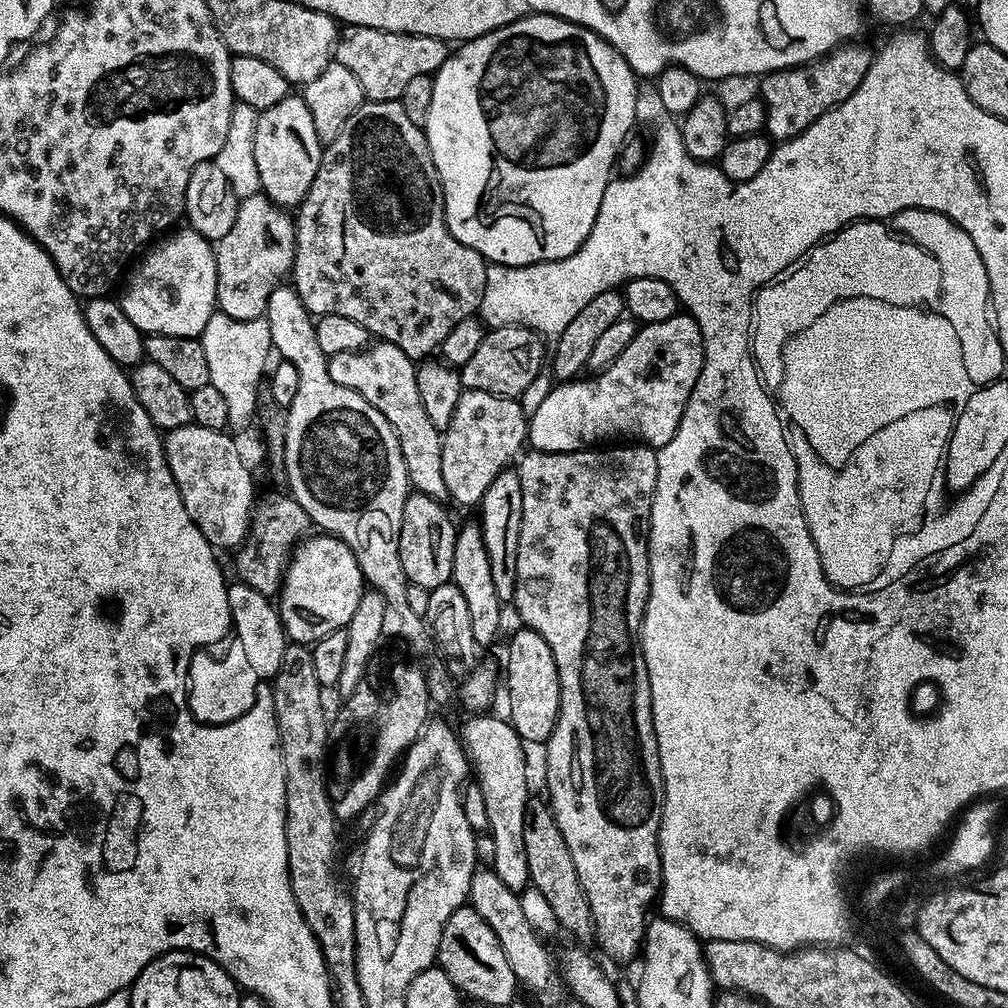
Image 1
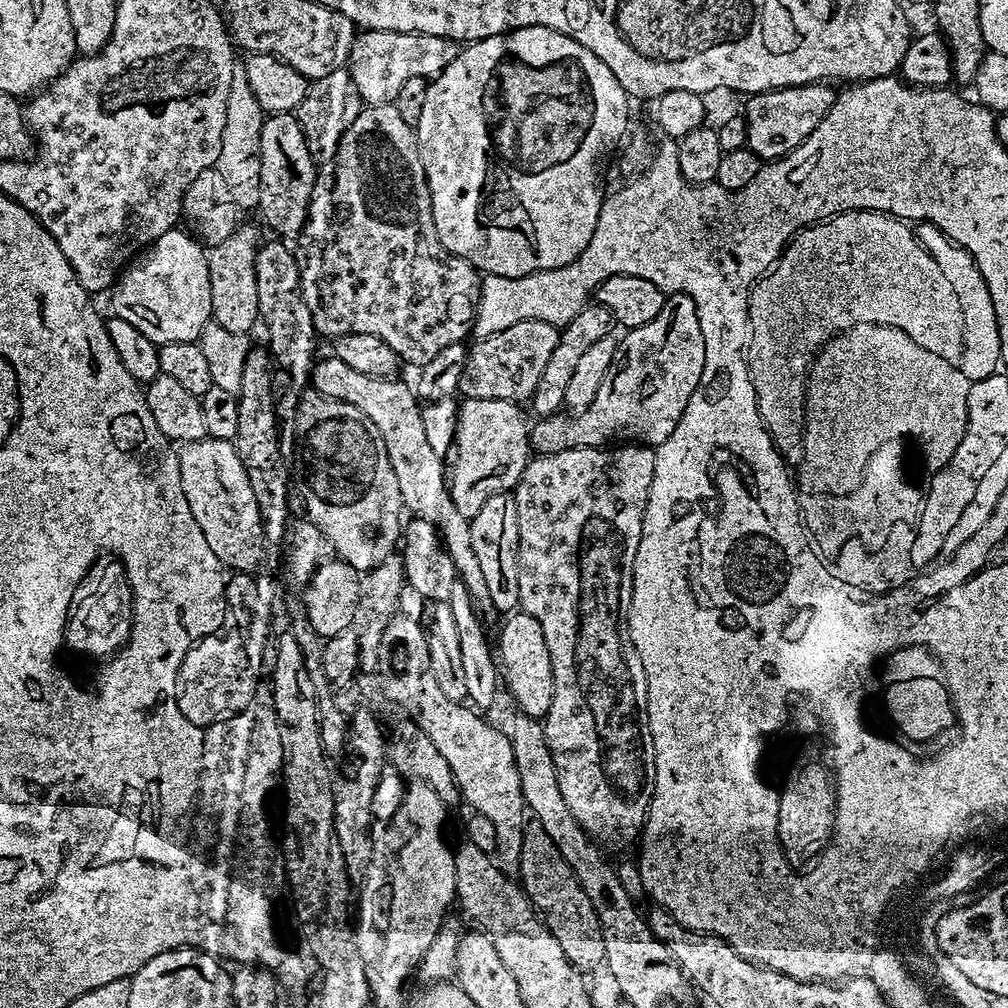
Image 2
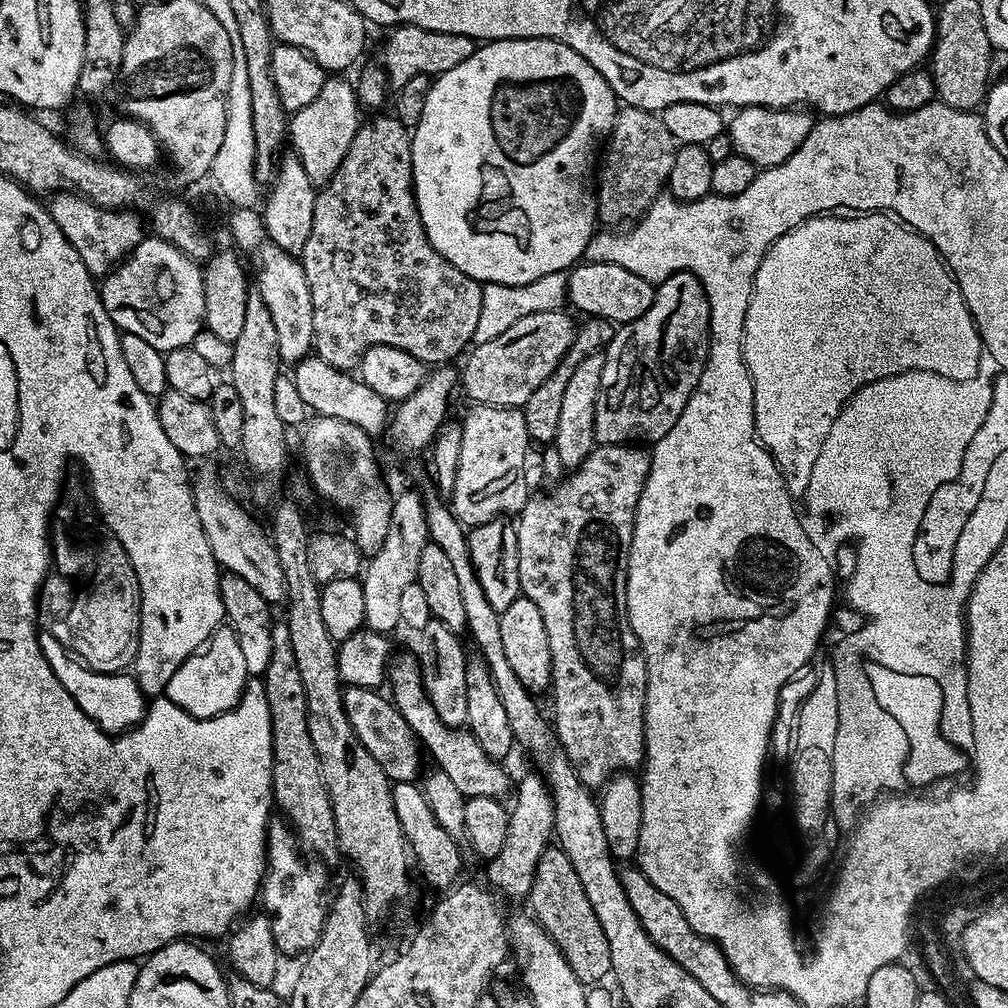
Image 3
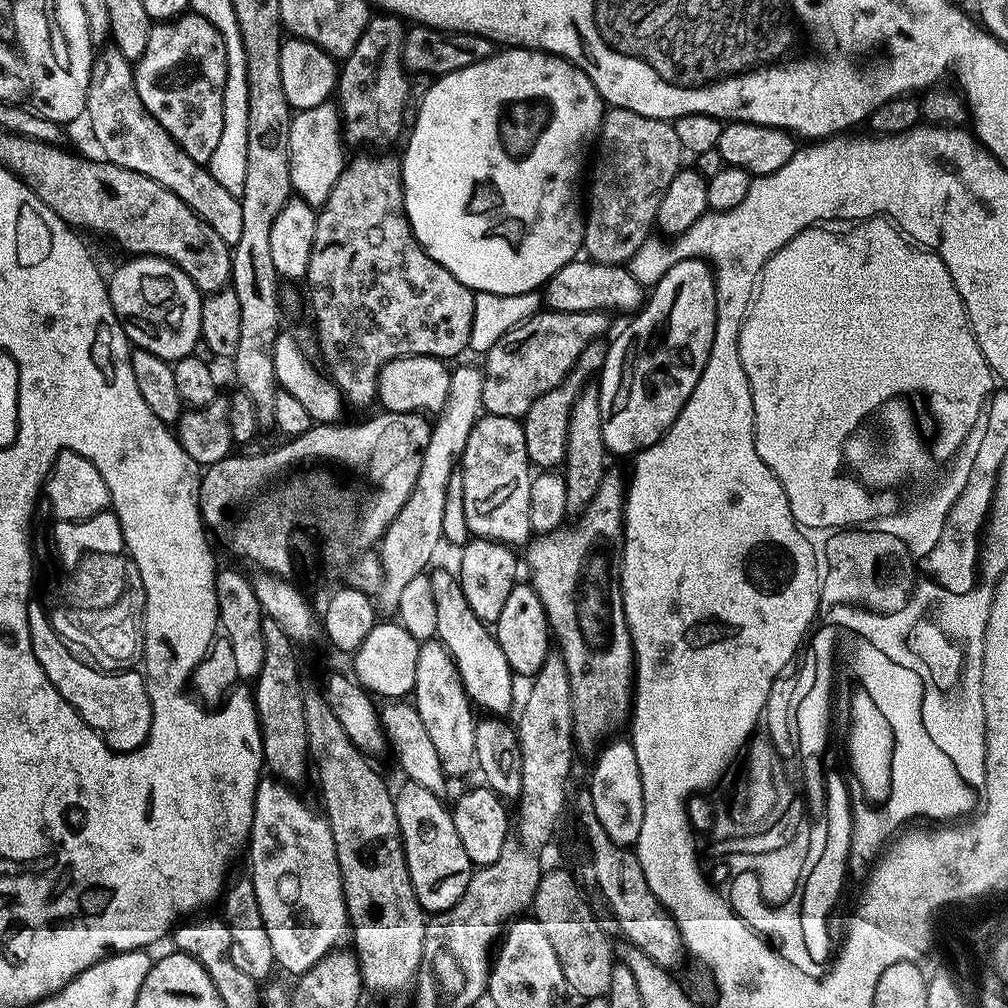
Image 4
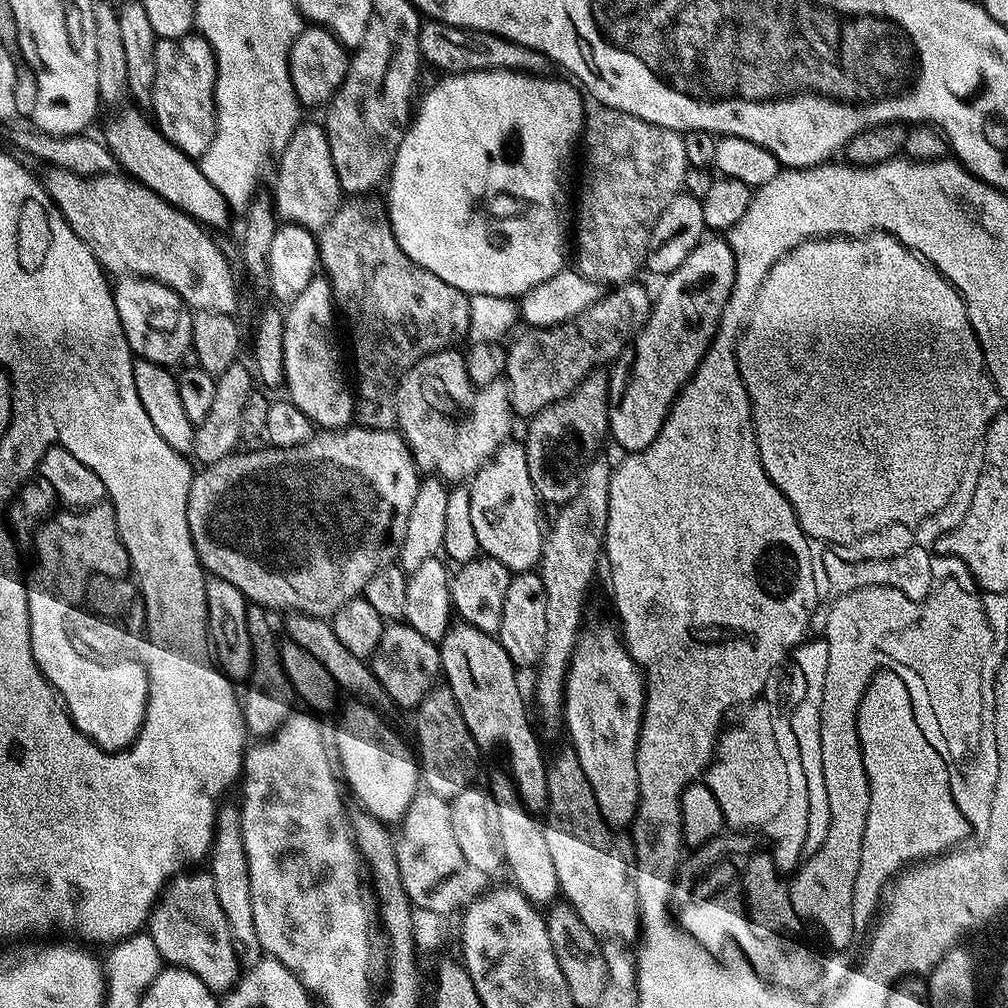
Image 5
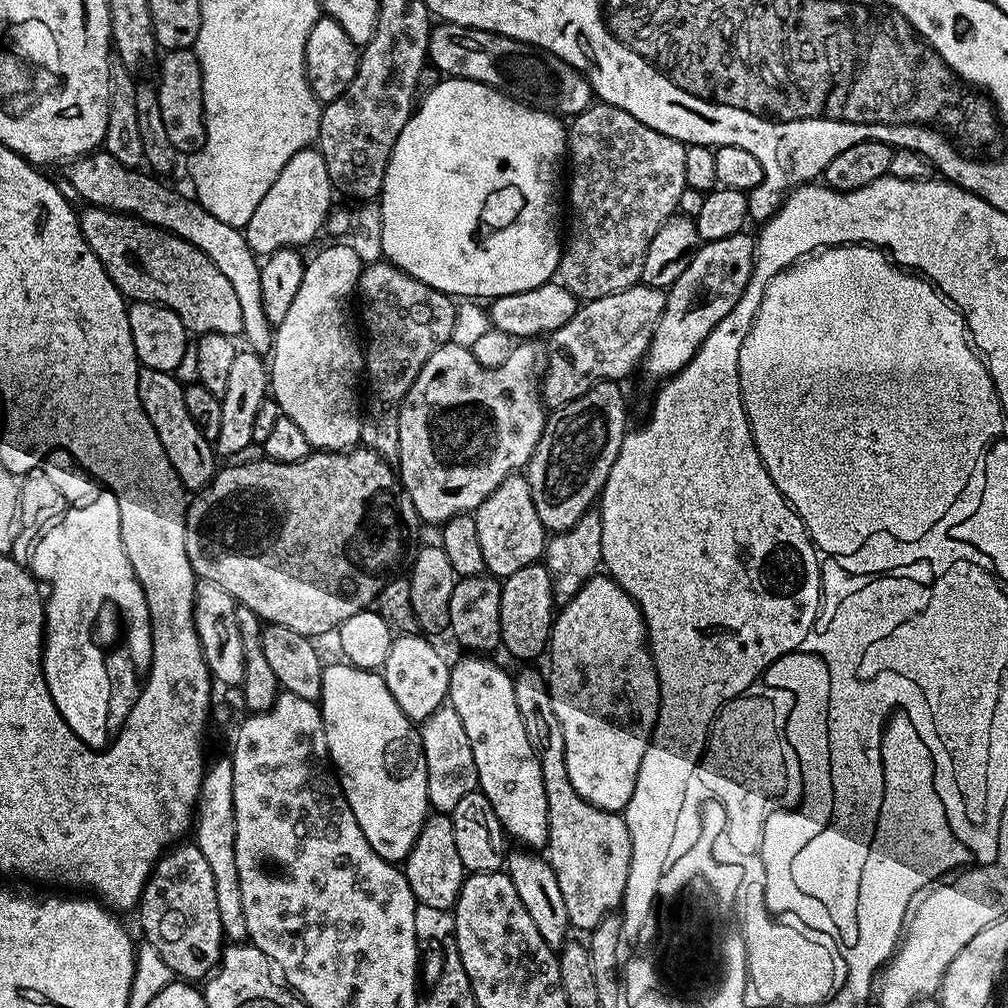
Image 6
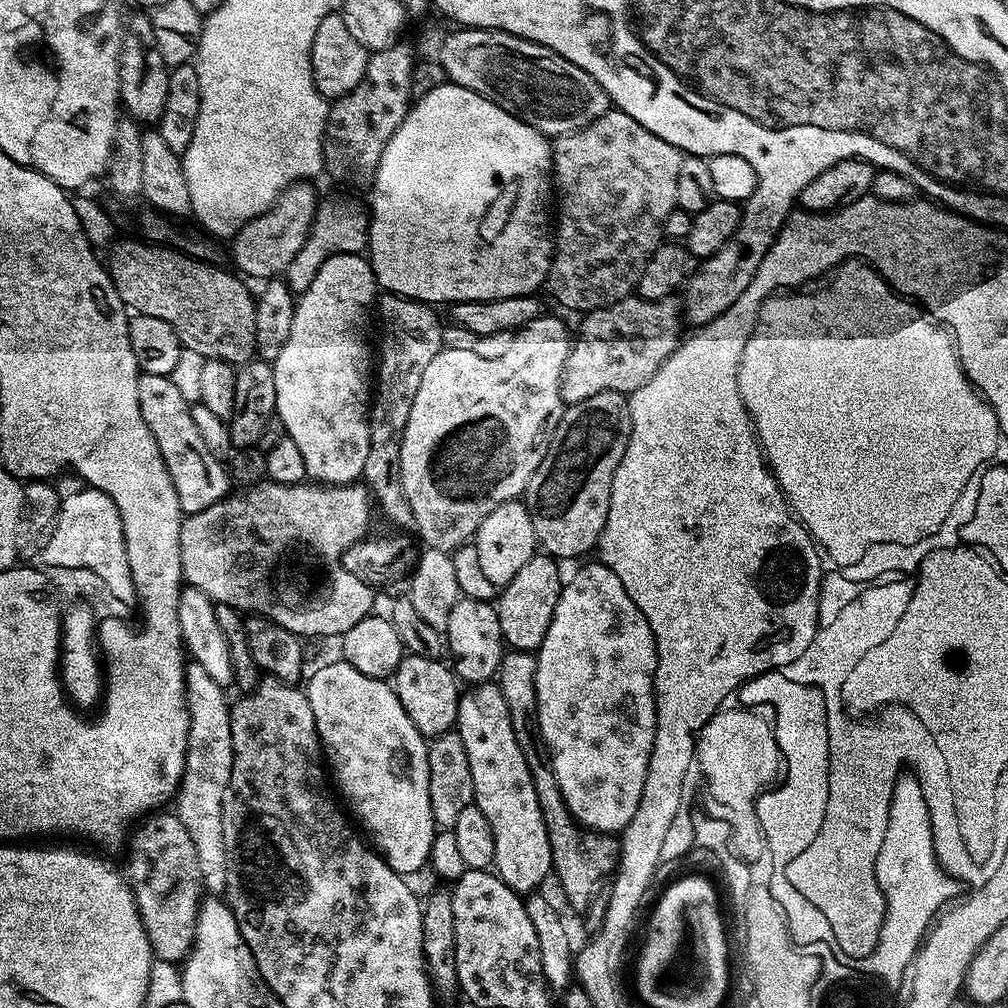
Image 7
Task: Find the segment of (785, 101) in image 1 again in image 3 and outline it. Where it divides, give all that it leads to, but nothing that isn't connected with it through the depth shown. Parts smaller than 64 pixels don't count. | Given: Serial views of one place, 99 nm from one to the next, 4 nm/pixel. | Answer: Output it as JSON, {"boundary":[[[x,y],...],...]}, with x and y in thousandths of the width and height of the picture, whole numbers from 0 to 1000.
{"boundary":[[[794,105],[735,107],[729,114],[730,116],[723,118],[720,123],[727,152],[736,157],[744,157],[744,161],[748,161],[754,169],[780,162],[794,148],[796,141],[800,141],[808,122],[807,112]]]}

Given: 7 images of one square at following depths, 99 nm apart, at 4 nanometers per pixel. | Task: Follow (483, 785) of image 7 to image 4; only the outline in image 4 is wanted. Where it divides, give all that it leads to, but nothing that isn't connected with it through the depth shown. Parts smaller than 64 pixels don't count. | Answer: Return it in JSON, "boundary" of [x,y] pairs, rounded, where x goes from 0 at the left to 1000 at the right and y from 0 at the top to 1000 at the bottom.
{"boundary":[[[437,563],[433,568],[428,568],[427,582],[431,605],[435,605],[433,631],[450,653],[465,694],[473,703],[481,702],[481,707],[504,708],[500,706],[508,702],[510,668],[502,657],[502,649],[498,649],[498,641],[494,641],[491,630],[476,616],[474,609],[466,605],[466,597],[462,597],[462,589],[458,589],[451,566],[443,567],[442,564]]]}

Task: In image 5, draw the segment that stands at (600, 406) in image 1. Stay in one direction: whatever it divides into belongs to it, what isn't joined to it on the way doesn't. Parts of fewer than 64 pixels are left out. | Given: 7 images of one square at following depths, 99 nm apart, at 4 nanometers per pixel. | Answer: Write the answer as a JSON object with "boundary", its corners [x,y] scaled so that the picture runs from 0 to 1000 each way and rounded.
{"boundary":[[[698,236],[671,268],[661,274],[655,291],[650,291],[647,300],[647,311],[635,328],[627,334],[625,343],[611,354],[605,365],[603,375],[603,427],[606,436],[612,437],[620,449],[636,448],[651,438],[657,423],[667,408],[667,400],[675,392],[679,382],[686,377],[690,364],[698,358],[720,300],[726,291],[730,279],[730,253],[718,236]]]}

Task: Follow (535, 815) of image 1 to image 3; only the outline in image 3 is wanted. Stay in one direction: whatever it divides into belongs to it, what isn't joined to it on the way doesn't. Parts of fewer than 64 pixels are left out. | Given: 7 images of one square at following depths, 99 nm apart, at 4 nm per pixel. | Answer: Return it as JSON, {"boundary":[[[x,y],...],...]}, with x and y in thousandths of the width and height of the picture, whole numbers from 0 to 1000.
{"boundary":[[[545,839],[538,849],[534,851],[534,861],[530,863],[530,875],[522,890],[523,896],[528,896],[526,902],[530,912],[538,918],[546,927],[546,931],[558,942],[565,962],[580,978],[594,977],[606,965],[605,935],[601,935],[601,926],[597,923],[597,915],[589,908],[589,902],[585,899],[585,891],[581,891],[581,883],[577,883],[577,875],[562,847],[554,839]]]}

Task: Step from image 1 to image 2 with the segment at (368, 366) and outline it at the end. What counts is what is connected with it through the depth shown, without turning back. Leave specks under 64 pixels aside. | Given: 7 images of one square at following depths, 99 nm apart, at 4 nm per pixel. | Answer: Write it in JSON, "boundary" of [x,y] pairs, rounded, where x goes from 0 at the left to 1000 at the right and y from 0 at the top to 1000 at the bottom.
{"boundary":[[[325,351],[322,357],[314,356],[308,370],[308,381],[313,388],[332,397],[347,399],[347,403],[355,403],[355,407],[359,407],[359,411],[363,411],[363,415],[375,423],[379,438],[383,438],[383,450],[387,450],[387,462],[391,462],[391,470],[395,473],[395,486],[401,495],[401,504],[409,507],[410,513],[431,521],[433,529],[440,538],[440,545],[450,558],[455,578],[460,579],[466,589],[468,602],[476,608],[481,620],[491,620],[494,608],[486,593],[486,585],[482,582],[478,561],[470,551],[470,542],[466,542],[465,513],[454,510],[454,502],[450,502],[450,494],[446,494],[441,453],[427,446],[427,438],[423,435],[417,414],[419,401],[410,382],[400,381],[393,376],[359,371],[343,363],[343,359],[339,359],[339,355],[332,351]]]}

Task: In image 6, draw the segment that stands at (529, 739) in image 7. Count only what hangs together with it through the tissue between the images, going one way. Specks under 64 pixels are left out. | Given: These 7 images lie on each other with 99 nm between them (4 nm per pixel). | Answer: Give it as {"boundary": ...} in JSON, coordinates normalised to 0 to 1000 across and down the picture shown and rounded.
{"boundary":[[[520,661],[516,668],[511,668],[508,680],[510,692],[514,695],[514,708],[518,708],[518,720],[522,720],[522,732],[530,740],[534,756],[538,760],[538,780],[542,780],[542,808],[544,809],[544,836],[542,852],[554,871],[558,891],[562,895],[563,916],[568,922],[592,921],[600,909],[608,908],[618,898],[621,887],[621,867],[625,867],[625,823],[622,813],[614,806],[602,806],[577,792],[562,768],[562,736],[558,736],[558,720],[554,720],[554,711],[550,709],[550,696],[546,696],[544,676],[541,668],[532,661]]]}

